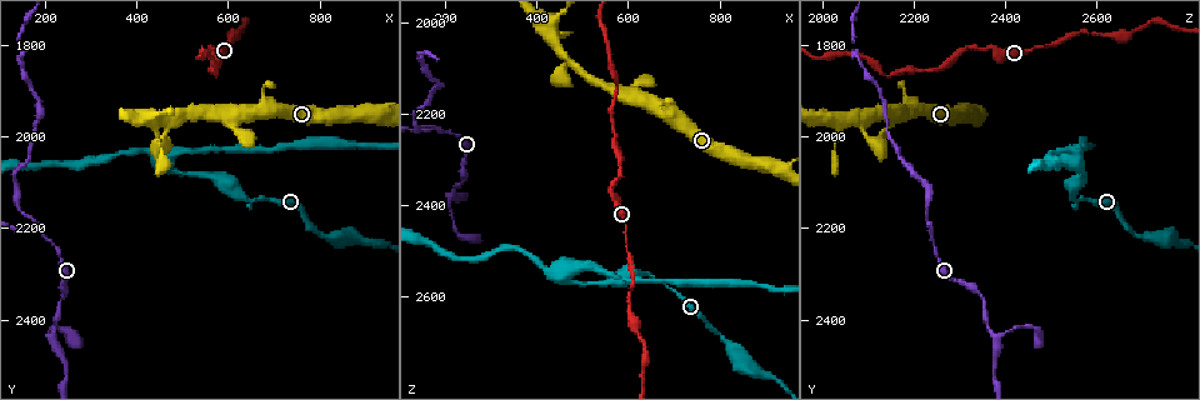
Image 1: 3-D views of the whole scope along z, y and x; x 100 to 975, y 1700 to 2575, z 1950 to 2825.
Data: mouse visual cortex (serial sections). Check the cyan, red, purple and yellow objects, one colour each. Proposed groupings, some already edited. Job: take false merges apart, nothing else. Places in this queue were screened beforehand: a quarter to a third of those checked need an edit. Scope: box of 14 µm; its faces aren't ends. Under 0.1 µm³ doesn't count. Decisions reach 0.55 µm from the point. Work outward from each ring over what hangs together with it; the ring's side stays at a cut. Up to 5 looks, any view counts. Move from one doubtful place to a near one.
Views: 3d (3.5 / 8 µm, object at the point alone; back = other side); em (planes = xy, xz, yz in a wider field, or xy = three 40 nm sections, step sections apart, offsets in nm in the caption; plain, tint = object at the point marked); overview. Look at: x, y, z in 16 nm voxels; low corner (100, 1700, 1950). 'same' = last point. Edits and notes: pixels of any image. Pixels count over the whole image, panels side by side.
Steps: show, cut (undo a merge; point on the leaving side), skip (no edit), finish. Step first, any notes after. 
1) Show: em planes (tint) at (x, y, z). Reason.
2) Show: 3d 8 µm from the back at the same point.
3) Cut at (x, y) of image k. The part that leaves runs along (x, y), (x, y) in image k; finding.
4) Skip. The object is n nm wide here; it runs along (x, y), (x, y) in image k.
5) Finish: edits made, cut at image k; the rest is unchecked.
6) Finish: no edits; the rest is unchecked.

Show: 3d 3.5 µm at (465, 2040, 2535). Calibre changes.

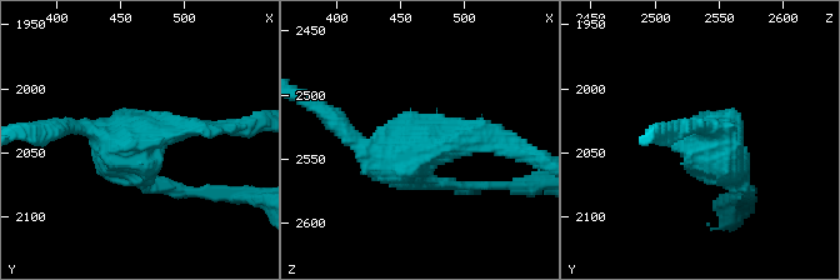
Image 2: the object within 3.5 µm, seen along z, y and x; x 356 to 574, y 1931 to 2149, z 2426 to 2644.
Show: em xy step 5 (tint) at (466, 2038, 2542). 3 arms meet here; the arms are 150, 200, 250 nm wide.

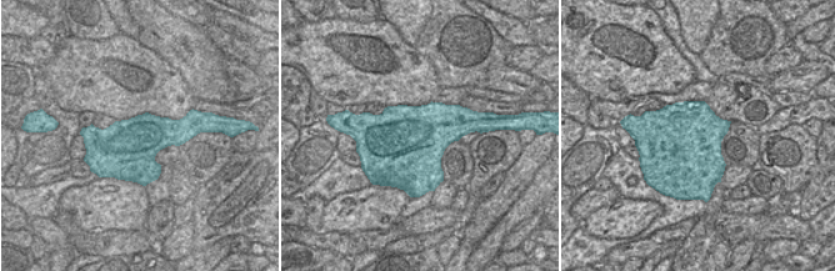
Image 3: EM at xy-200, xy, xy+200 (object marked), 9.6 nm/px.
Skip. It runs along (746, 190), (698, 129) in image 2; one cell here.

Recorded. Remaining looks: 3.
Show: 3d 3.5 µm at (175, 2195, 2230). A fork.

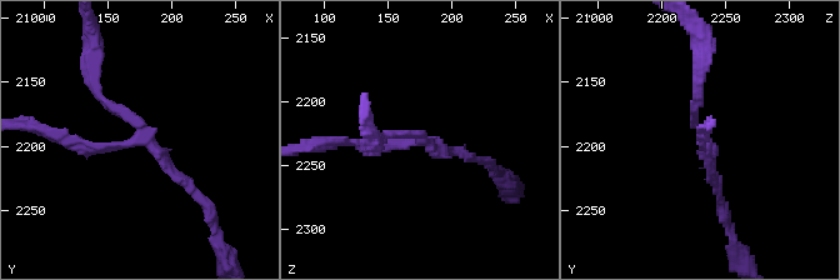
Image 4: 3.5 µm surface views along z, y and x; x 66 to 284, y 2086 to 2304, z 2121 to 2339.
Show: em xy step 5 (tint) at (178, 2194, 2232). 3 arms meet here; the arms are 150, 150, 150 nm wide; shape alone is not enough.

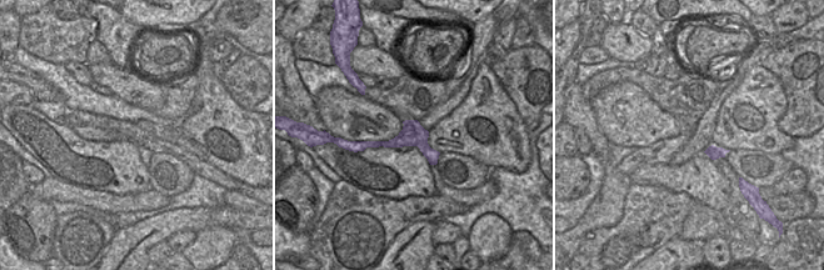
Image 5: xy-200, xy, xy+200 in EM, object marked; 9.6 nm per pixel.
Cut at (94, 146) of image 4. The object is 240 nm wide here; a second cell is stuck on.

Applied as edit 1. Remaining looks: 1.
Finish: edits made, cut at image 4; the rest is unchecked.

